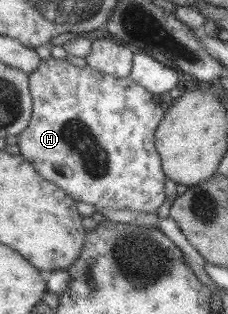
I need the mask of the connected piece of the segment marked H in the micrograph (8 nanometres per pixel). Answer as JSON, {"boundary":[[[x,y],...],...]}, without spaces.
{"boundary":[[[48,58],[41,60],[38,67],[29,73],[29,94],[32,102],[31,116],[26,127],[17,135],[17,146],[19,155],[32,165],[32,168],[44,180],[54,183],[59,189],[65,192],[74,202],[82,202],[94,207],[96,212],[100,210],[128,210],[156,215],[156,210],[164,201],[164,173],[162,172],[160,157],[154,147],[154,130],[162,121],[165,110],[152,100],[152,94],[146,91],[141,85],[134,83],[129,77],[117,78],[104,75],[91,67],[77,67],[65,59]]]}

